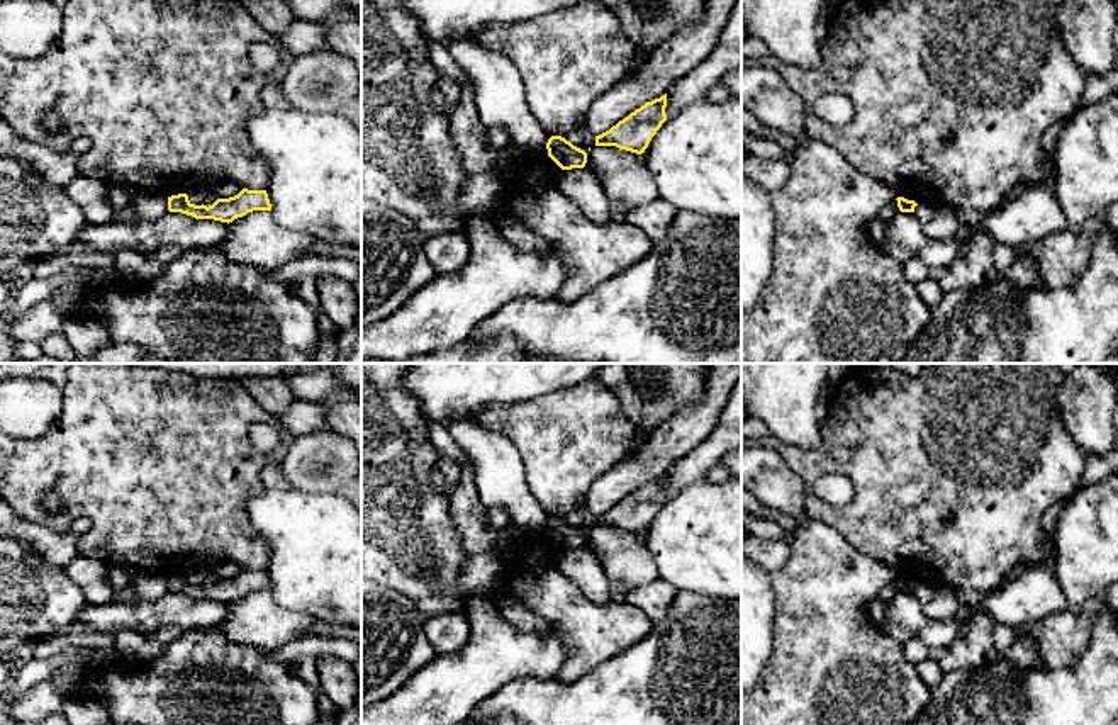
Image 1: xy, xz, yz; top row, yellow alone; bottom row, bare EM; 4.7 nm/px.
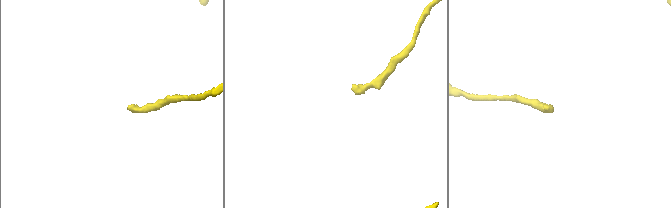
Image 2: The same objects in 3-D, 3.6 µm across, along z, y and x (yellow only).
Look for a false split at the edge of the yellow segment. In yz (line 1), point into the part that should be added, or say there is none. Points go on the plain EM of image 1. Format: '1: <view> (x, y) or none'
1: none

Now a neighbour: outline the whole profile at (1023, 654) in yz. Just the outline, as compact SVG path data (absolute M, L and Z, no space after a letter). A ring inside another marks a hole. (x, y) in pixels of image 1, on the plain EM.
M1020 637L1013 642L1011 649L1004 655L1016 669L1026 671L1033 667L1045 667L1037 649L1037 642L1031 637Z

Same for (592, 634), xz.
M548 530L524 531L511 548L500 548L506 570L492 589L504 589L548 621L567 647L565 664L556 674L572 683L602 662L645 640L653 621L624 599L606 604L589 601L577 586L555 567L562 550Z

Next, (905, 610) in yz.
M897 593L884 604L884 618L909 632L913 638L931 647L948 647L955 638L957 620L935 621L926 618L921 603L913 593Z

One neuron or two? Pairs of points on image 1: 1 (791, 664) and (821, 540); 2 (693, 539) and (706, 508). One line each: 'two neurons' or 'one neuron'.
1: one neuron
2: one neuron

